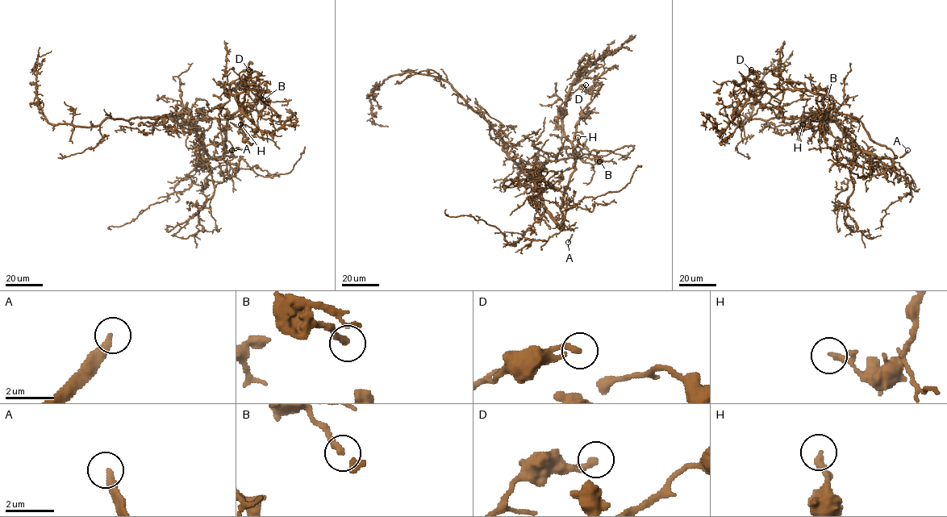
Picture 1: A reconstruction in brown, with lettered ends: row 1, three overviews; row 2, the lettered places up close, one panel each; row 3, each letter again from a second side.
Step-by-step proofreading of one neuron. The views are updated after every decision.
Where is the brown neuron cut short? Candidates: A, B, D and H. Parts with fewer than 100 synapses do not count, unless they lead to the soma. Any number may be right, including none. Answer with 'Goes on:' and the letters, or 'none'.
Goes on: A

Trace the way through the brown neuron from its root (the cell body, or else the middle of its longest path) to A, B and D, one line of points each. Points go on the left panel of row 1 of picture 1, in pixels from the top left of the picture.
A: (203, 148), (210, 156), (221, 158), (236, 156), (231, 150)
B: (203, 148), (210, 156), (223, 156), (226, 123), (238, 109), (236, 87), (249, 89), (263, 99)
D: (203, 148), (223, 156), (226, 123), (238, 109), (237, 93), (225, 89), (227, 96), (248, 69)

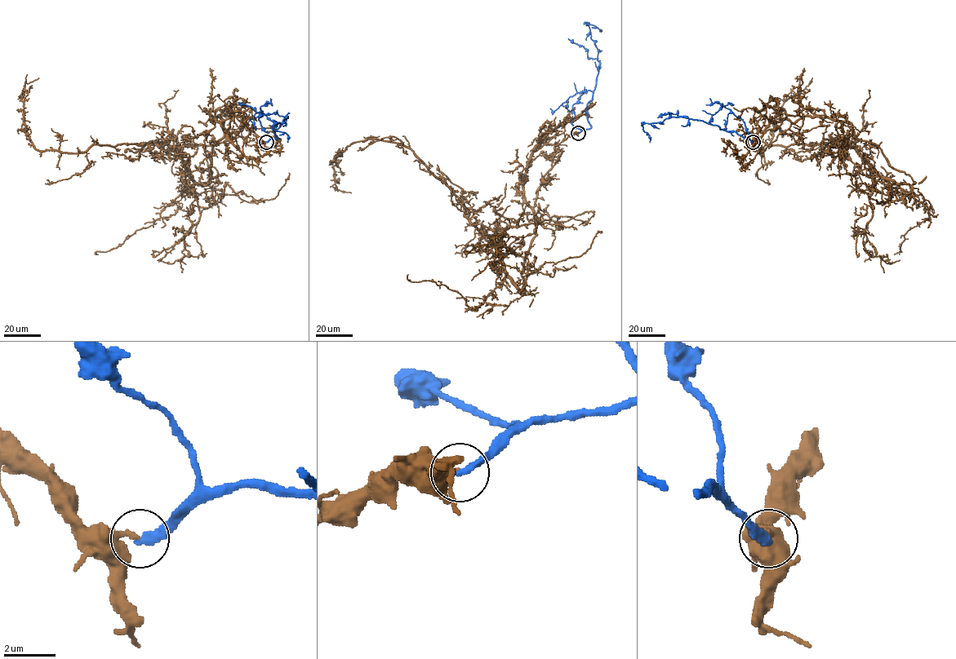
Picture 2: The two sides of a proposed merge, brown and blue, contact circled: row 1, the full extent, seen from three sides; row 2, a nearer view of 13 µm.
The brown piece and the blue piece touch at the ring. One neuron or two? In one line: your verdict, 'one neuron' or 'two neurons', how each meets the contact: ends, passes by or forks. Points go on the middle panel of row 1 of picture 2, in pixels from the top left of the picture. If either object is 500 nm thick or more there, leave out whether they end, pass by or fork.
two neurons | brown ends | blue ends

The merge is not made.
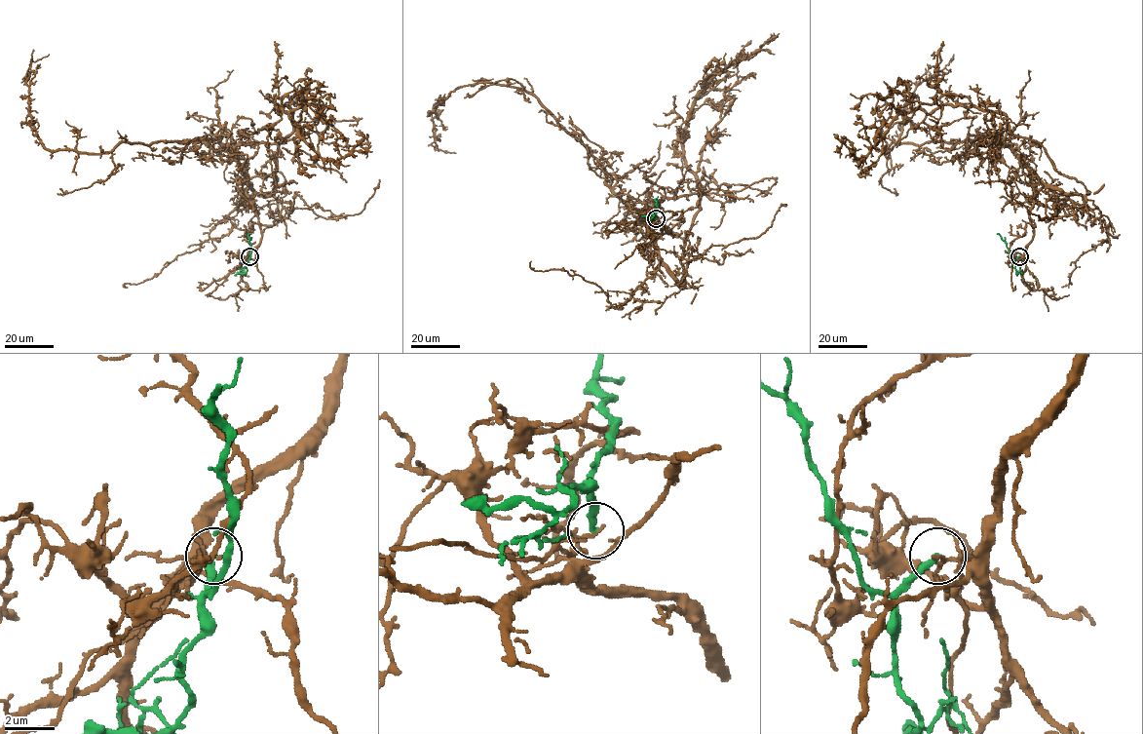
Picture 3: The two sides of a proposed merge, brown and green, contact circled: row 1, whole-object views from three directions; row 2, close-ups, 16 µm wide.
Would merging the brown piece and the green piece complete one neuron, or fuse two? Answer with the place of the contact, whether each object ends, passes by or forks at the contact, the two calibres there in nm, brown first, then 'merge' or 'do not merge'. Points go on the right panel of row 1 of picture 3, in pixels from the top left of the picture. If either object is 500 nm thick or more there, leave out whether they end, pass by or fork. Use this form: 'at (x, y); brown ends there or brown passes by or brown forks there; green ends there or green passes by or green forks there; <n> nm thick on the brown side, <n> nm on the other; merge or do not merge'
at (1019, 256); brown passes by; green ends there; 110 nm thick on the brown side, 260 nm on the other; do not merge

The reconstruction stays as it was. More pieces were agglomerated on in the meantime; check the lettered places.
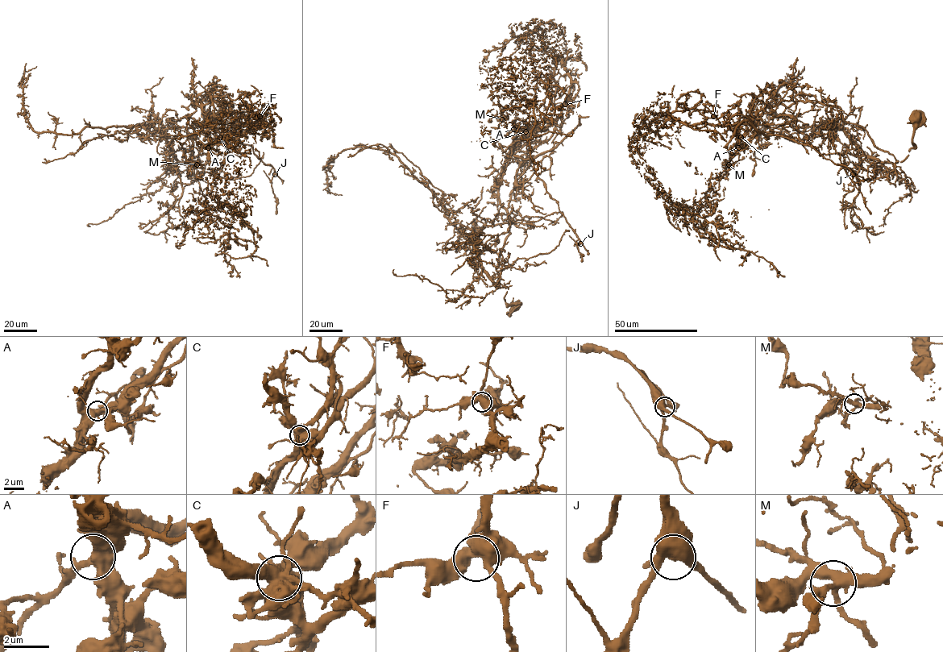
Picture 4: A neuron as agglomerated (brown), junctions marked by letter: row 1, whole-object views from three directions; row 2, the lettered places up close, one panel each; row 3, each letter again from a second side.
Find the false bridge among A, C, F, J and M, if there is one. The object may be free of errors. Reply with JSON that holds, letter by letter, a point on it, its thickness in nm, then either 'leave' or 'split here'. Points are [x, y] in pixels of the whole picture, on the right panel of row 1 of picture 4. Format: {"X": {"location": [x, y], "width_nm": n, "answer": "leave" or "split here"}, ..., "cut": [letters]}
{"A": {"location": [738, 147], "width_nm": 480, "answer": "leave"}, "C": {"location": [741, 137], "width_nm": 700, "answer": "split here"}, "F": {"location": [713, 116], "width_nm": 550, "answer": "leave"}, "J": {"location": [853, 174], "width_nm": 500, "answer": "leave"}, "M": {"location": [729, 164], "width_nm": 400, "answer": "leave"}, "cut": ["C"]}

